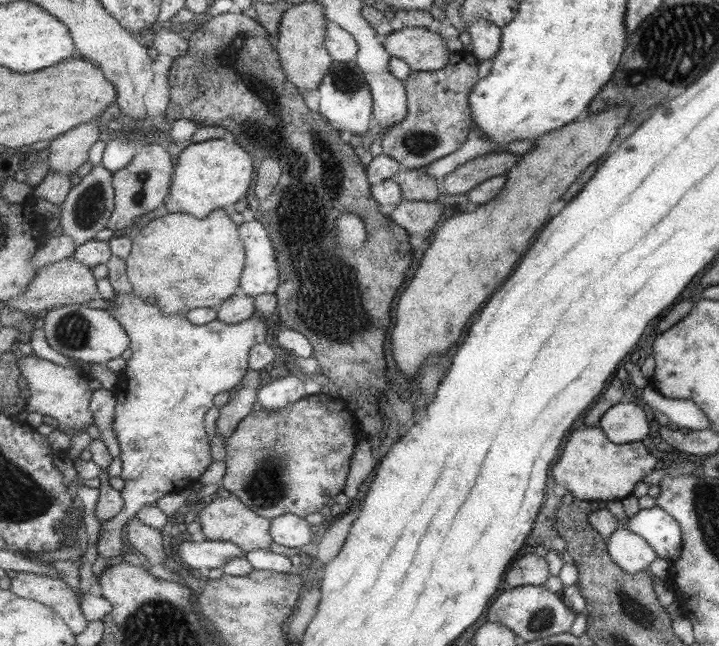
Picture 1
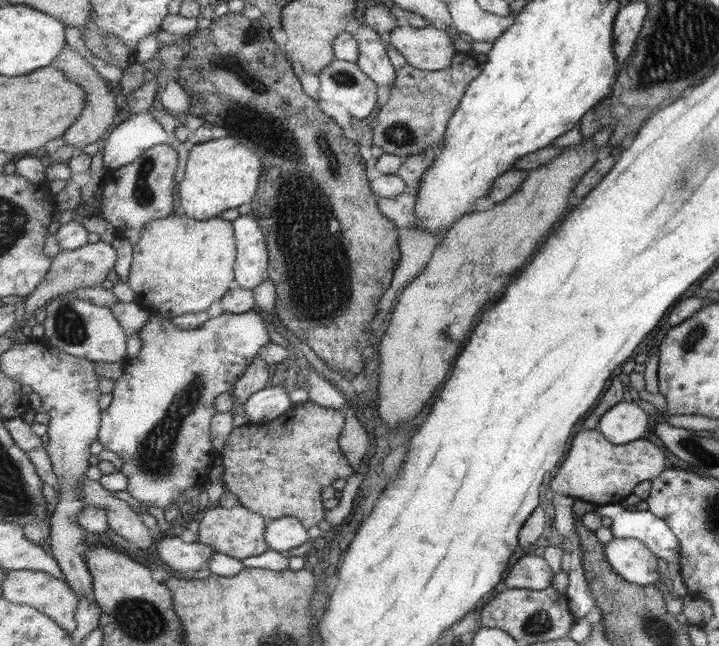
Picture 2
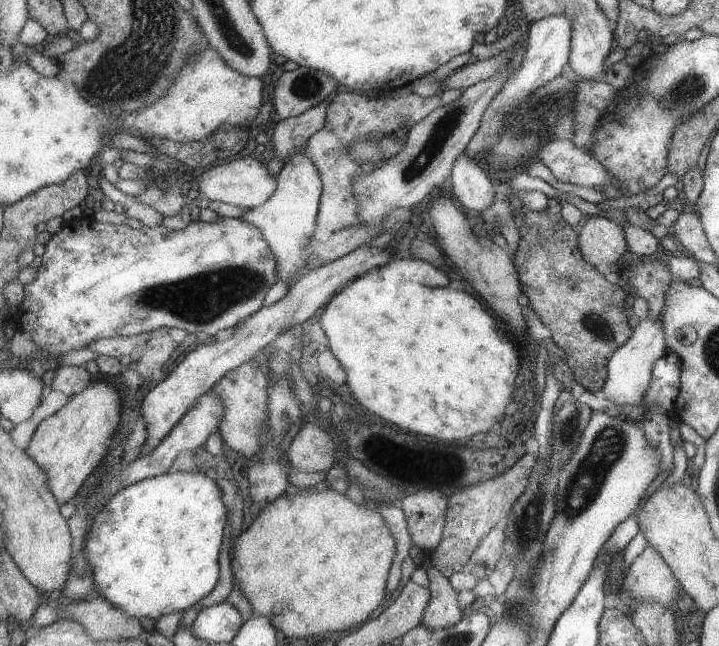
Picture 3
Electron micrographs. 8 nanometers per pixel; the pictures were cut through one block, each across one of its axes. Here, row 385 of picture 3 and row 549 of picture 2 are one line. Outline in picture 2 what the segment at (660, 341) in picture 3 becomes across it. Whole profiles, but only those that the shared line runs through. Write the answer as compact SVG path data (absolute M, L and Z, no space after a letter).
M613 538L604 546L604 555L612 570L627 583L654 586L664 580L656 570L658 559L633 538Z

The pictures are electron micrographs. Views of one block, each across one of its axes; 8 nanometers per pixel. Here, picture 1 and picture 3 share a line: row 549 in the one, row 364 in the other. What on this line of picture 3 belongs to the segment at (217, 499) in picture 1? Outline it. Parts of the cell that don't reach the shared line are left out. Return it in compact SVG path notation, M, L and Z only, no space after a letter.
M255 356L247 360L244 364L237 366L235 369L229 370L220 380L217 380L206 392L212 393L218 397L222 414L217 426L218 434L221 436L224 446L243 454L249 461L253 460L256 451L258 450L258 435L264 421L266 420L264 405L266 404L266 390L268 386L268 377L270 369L265 363L261 363L260 367L255 361Z

